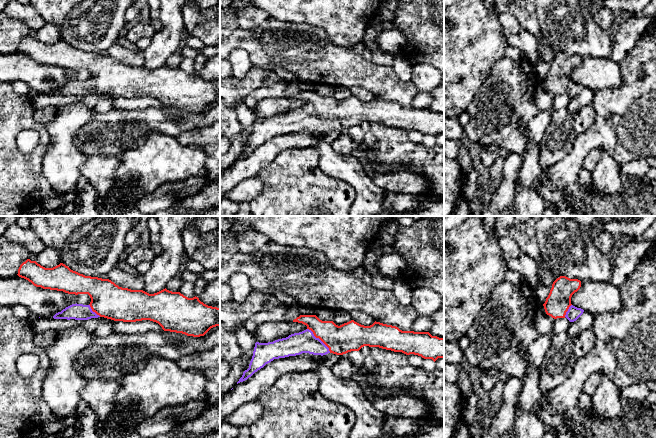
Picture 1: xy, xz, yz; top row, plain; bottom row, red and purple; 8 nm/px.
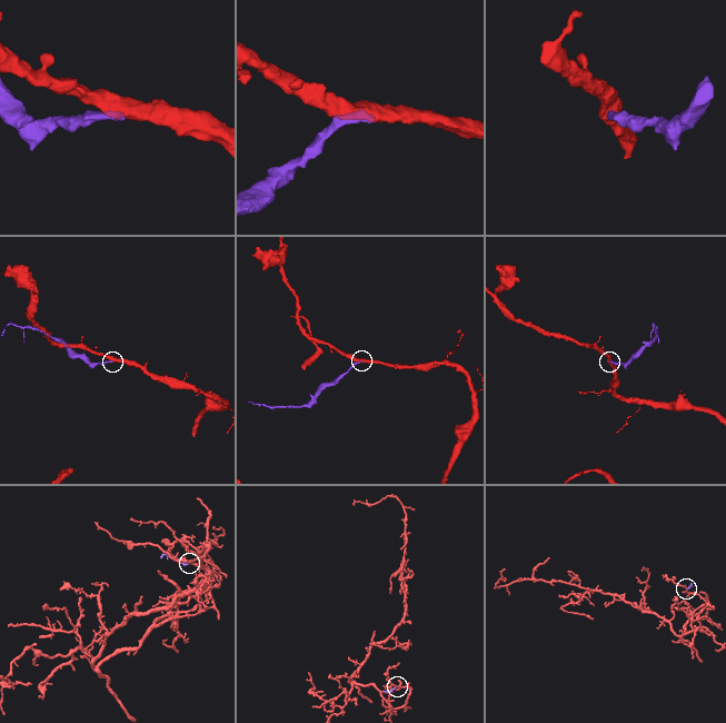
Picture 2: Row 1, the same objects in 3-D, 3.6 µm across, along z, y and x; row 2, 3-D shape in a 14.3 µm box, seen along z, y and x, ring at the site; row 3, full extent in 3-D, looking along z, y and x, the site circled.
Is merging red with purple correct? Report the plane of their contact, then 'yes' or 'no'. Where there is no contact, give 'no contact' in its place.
xz | yes

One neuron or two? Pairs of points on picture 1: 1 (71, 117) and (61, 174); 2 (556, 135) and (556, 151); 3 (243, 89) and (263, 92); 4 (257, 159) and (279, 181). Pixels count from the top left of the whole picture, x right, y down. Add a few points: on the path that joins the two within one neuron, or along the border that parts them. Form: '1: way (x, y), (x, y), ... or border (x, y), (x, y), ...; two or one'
1: way (63, 131), (63, 160); one
2: way (556, 139), (556, 147); one
3: border (276, 82), (253, 89), (243, 99); two
4: border (283, 152), (255, 176); two

